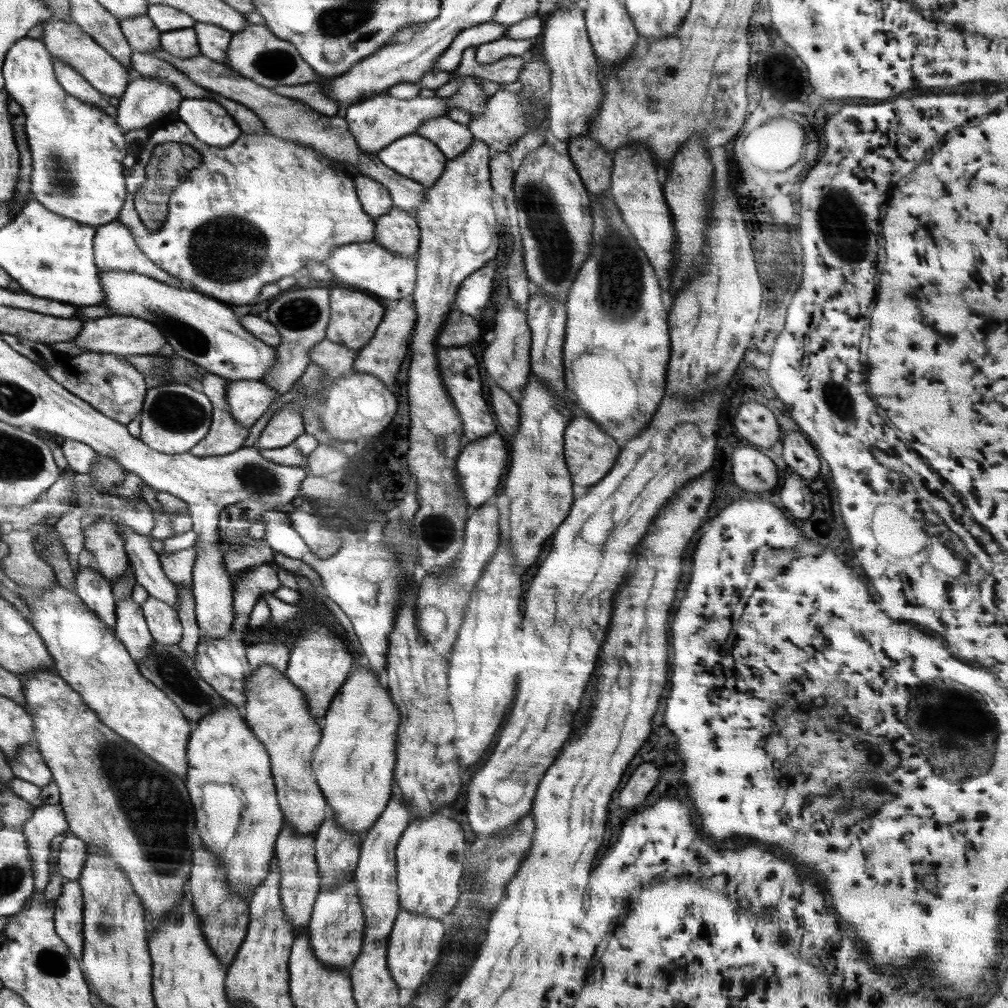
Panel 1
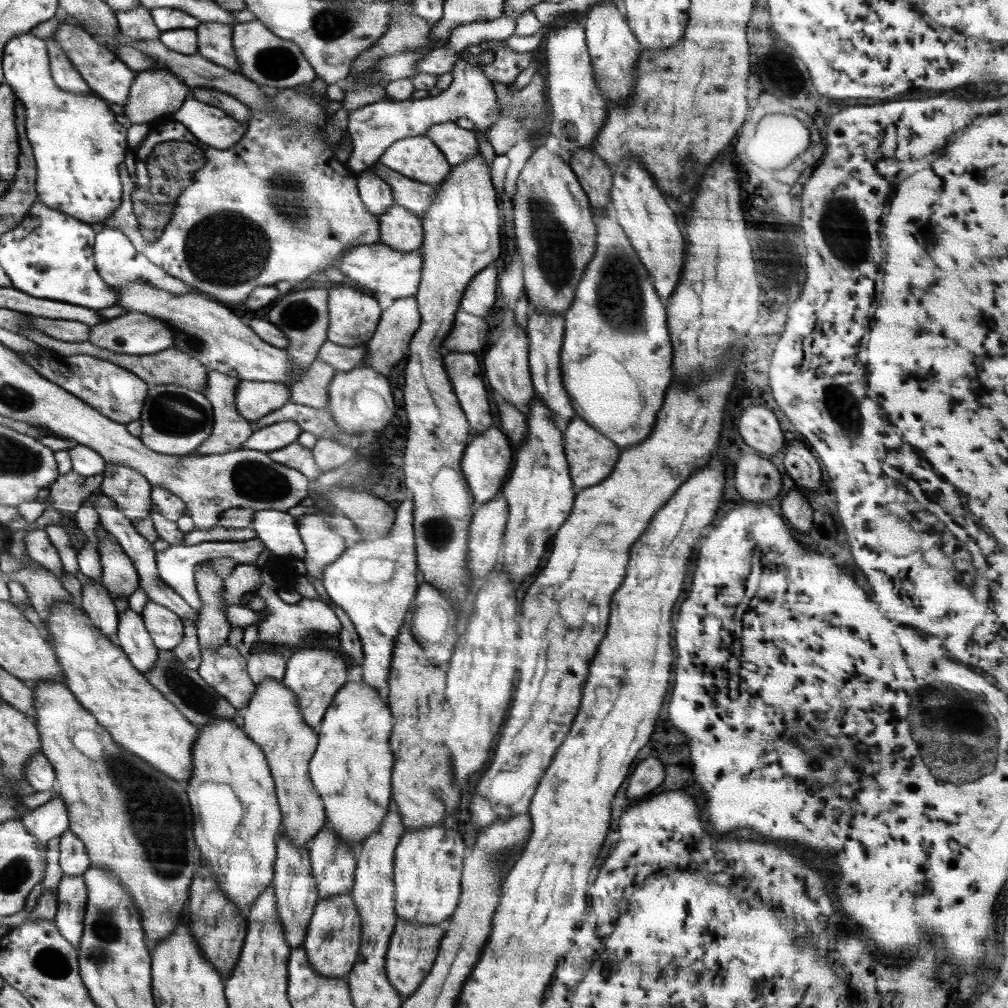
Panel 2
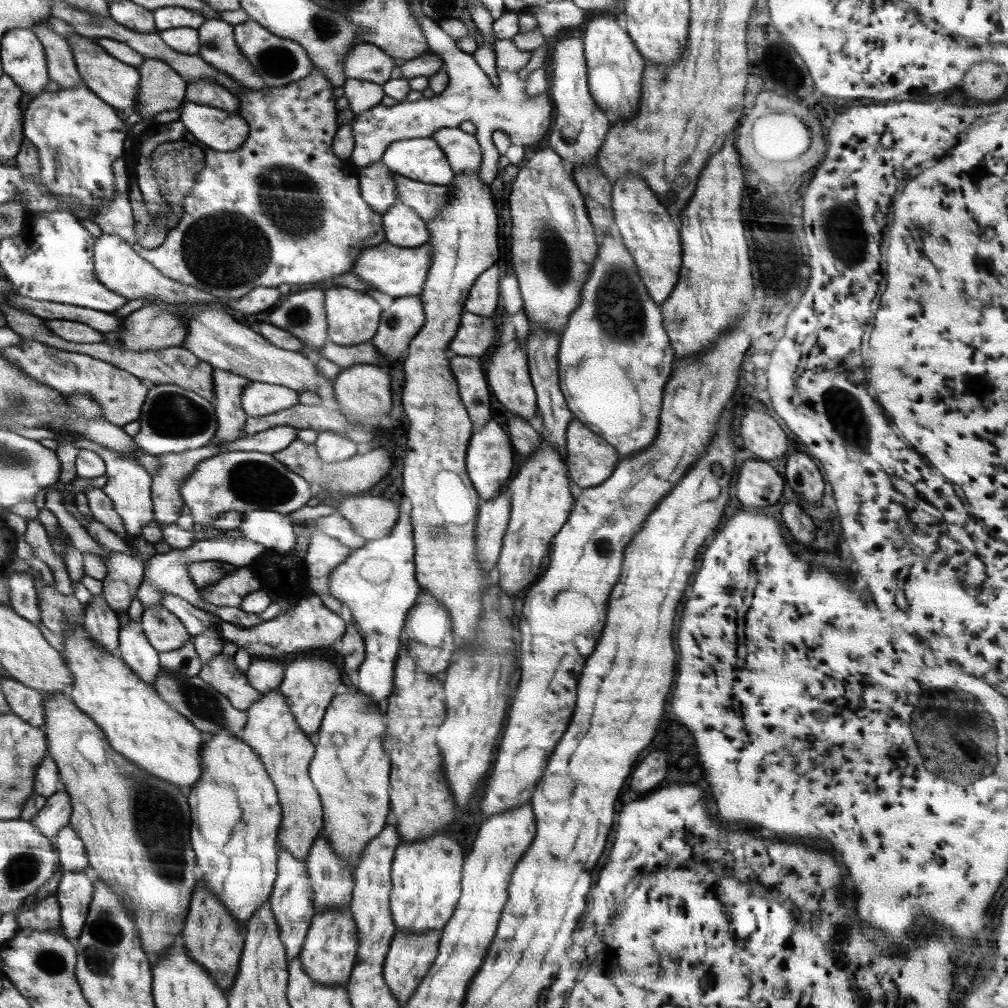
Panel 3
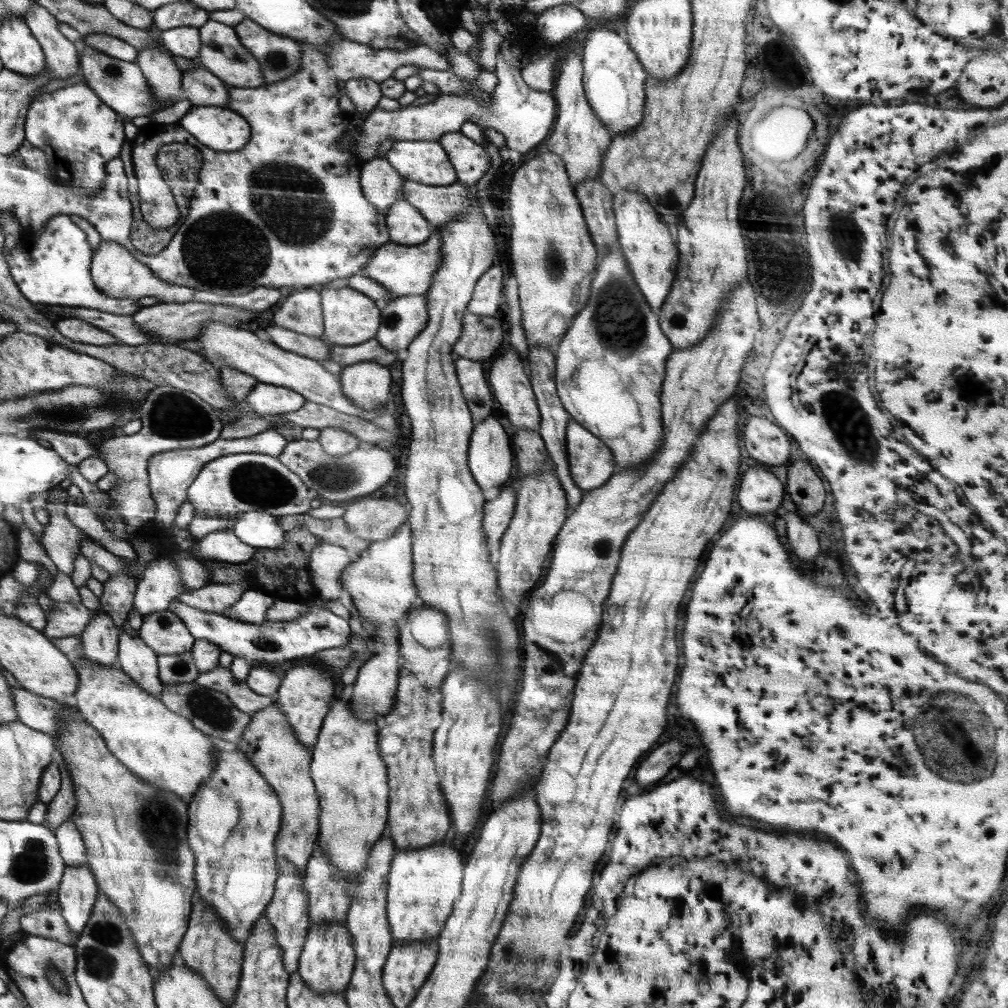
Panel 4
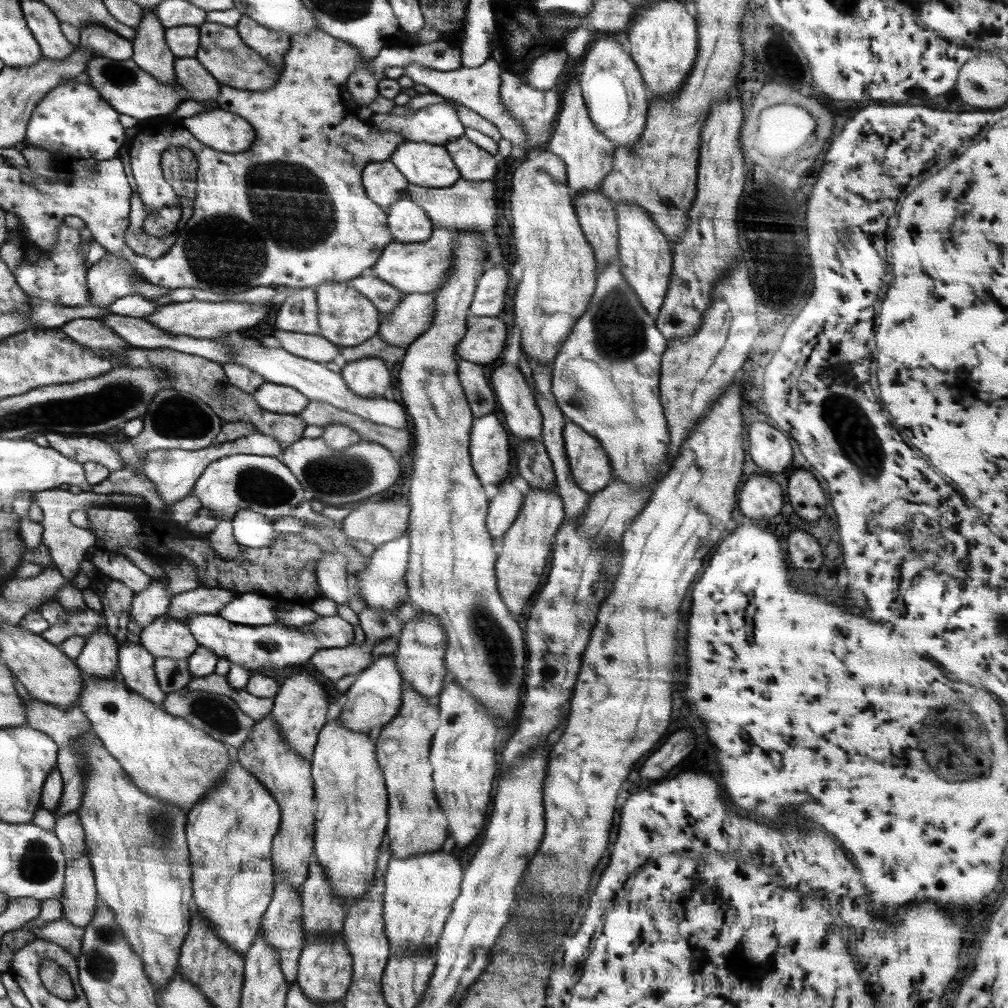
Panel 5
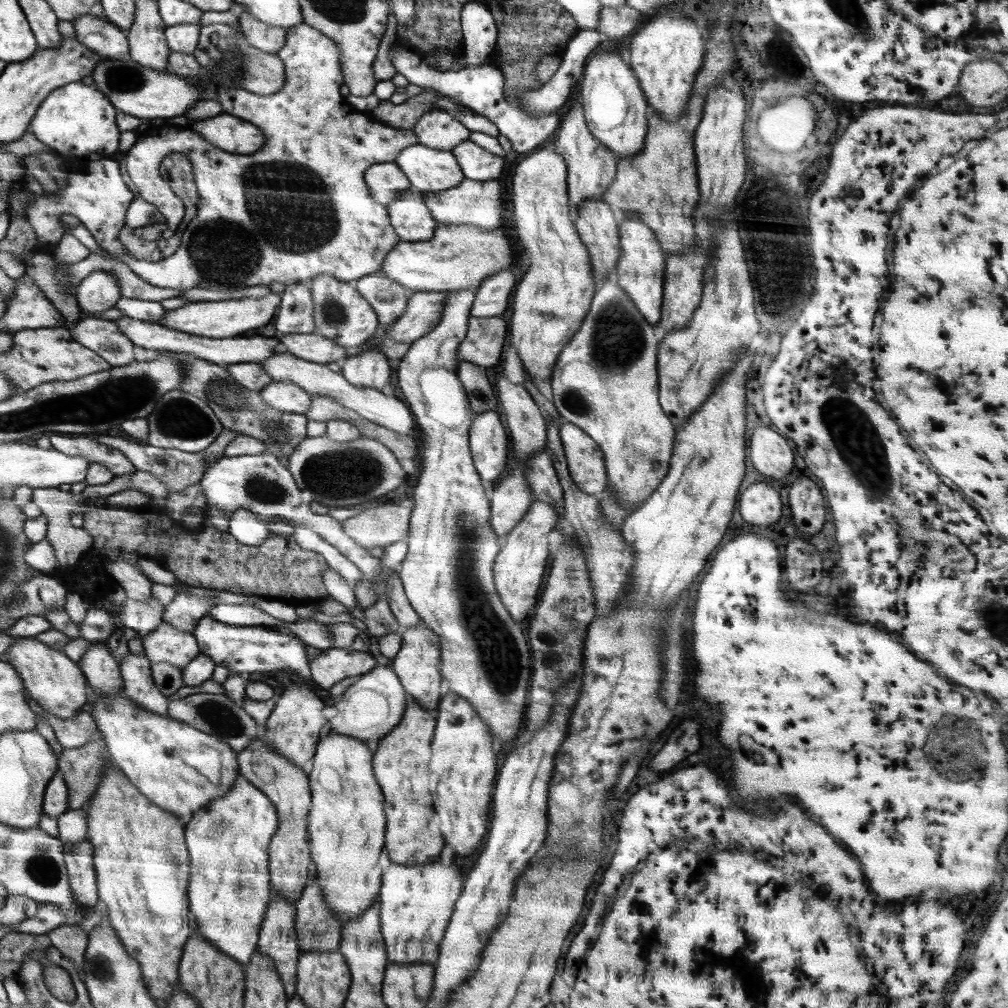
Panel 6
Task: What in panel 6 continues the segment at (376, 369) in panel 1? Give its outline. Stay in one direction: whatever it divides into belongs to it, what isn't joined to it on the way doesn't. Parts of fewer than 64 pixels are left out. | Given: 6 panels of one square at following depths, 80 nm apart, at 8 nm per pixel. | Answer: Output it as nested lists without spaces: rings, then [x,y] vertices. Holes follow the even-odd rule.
[[[415,291],[408,299],[404,314],[393,322],[384,336],[413,343],[429,334],[440,322],[449,291]]]

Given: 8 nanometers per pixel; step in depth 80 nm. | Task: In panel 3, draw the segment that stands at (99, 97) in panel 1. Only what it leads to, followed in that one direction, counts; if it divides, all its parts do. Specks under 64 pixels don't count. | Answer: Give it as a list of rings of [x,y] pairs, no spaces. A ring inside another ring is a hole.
[[[48,19],[35,22],[30,29],[43,42],[50,78],[62,89],[79,87],[82,77],[72,56],[72,48],[66,38],[48,28]]]

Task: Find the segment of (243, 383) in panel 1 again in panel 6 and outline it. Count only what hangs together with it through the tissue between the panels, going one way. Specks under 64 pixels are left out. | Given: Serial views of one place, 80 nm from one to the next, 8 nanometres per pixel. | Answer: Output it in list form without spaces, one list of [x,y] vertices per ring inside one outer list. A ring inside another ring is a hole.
[[[273,380],[259,393],[269,407],[285,413],[305,414],[311,405],[311,396],[308,392],[287,380]]]

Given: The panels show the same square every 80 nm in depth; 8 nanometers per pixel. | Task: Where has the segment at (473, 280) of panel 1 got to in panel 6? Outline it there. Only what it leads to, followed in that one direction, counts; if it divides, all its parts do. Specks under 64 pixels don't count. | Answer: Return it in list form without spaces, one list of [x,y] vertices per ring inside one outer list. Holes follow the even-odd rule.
[[[501,270],[487,276],[475,291],[475,301],[470,314],[477,319],[501,317],[508,306],[508,298],[515,290],[517,271]]]

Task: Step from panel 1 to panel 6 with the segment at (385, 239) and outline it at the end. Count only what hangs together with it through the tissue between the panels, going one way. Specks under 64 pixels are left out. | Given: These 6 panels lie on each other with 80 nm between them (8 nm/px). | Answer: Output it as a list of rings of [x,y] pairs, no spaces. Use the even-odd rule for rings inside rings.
[[[406,192],[387,205],[390,224],[402,241],[430,240],[439,225],[419,192]]]

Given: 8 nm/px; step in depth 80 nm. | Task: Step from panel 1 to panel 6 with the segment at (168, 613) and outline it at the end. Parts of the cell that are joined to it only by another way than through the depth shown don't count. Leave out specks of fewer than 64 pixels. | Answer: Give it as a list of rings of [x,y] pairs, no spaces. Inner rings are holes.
[[[164,621],[157,625],[156,630],[146,634],[142,642],[151,663],[168,662],[184,669],[199,655],[197,638],[191,632],[184,632]]]

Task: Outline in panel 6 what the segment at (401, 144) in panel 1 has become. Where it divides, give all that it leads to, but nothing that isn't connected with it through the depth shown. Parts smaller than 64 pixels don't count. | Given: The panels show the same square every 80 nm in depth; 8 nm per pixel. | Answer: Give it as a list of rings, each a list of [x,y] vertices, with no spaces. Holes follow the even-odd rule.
[[[414,144],[395,160],[415,192],[430,193],[456,187],[465,178],[451,151]]]

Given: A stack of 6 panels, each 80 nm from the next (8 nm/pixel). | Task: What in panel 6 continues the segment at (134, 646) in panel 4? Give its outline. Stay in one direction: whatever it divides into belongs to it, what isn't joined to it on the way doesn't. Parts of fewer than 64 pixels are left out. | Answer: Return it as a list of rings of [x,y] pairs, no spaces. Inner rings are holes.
[[[130,652],[120,664],[120,672],[123,673],[124,688],[131,700],[140,703],[148,712],[159,713],[160,716],[167,716],[170,702],[167,696],[159,691],[155,684],[155,678],[151,670],[151,661],[148,657],[134,655]]]

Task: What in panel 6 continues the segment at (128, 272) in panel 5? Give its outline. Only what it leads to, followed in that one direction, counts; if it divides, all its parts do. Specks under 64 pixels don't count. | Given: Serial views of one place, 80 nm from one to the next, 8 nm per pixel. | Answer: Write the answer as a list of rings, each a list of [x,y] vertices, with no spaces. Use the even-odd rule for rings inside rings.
[[[95,270],[82,279],[77,286],[75,297],[79,310],[98,314],[119,302],[122,298],[122,287],[115,273]]]

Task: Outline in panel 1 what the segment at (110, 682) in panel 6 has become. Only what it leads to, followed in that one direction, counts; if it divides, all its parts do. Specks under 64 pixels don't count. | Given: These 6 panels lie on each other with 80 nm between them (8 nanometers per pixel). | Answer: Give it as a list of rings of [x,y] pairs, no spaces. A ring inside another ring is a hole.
[[[97,568],[78,569],[74,578],[74,591],[80,599],[88,606],[88,609],[99,614],[99,619],[107,624],[108,628],[114,628],[117,622],[116,602],[112,596],[110,582],[102,577]]]

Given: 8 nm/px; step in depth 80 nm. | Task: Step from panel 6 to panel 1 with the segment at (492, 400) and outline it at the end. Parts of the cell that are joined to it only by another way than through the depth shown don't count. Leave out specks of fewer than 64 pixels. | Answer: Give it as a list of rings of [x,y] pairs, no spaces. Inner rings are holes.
[[[468,344],[467,346],[444,346],[437,349],[439,373],[463,424],[461,448],[495,432],[493,414],[490,413],[486,395],[482,391],[480,368],[474,355],[473,347]]]

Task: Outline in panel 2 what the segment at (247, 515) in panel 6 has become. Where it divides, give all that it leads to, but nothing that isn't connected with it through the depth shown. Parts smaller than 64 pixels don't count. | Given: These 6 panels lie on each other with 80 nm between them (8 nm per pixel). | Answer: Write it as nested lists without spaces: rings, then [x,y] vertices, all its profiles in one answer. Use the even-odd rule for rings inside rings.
[[[259,510],[254,513],[249,528],[254,529],[255,539],[260,540],[276,557],[303,560],[306,548],[296,524],[296,518],[287,511]]]

